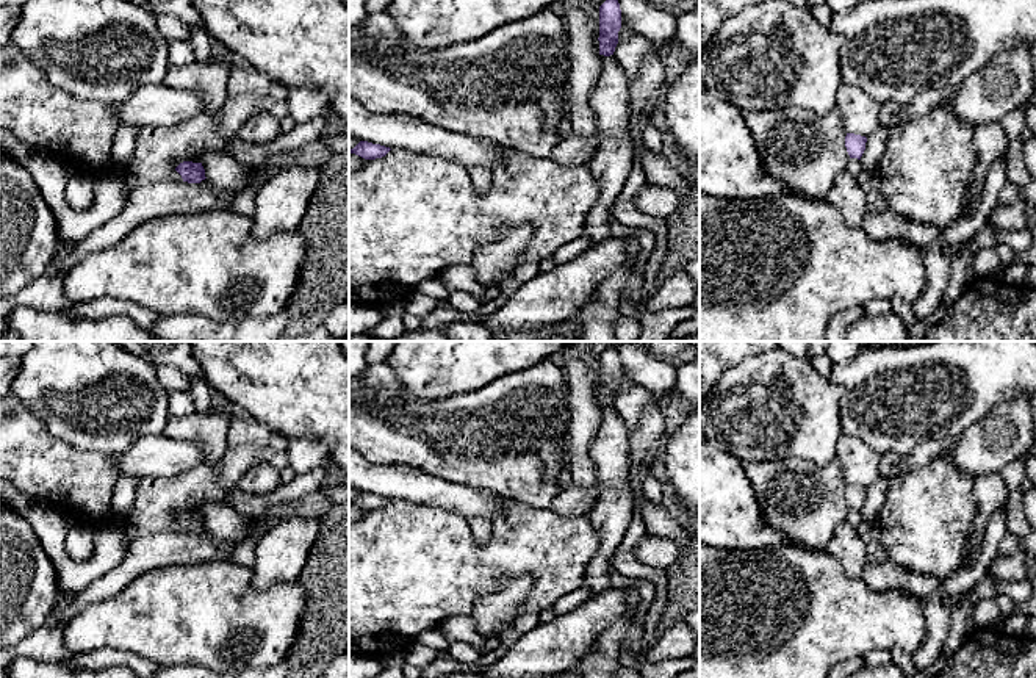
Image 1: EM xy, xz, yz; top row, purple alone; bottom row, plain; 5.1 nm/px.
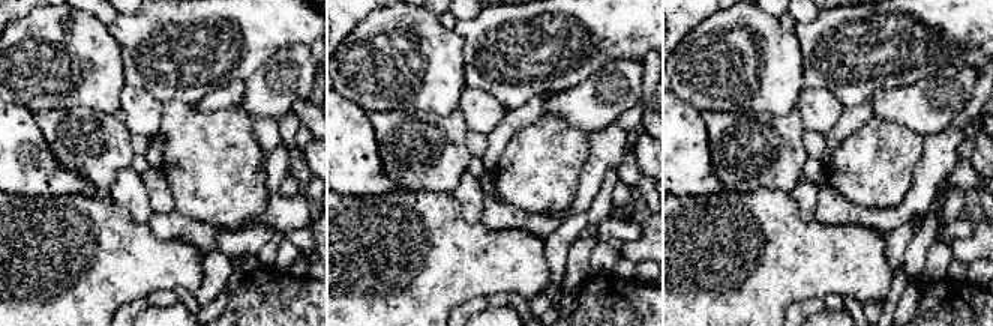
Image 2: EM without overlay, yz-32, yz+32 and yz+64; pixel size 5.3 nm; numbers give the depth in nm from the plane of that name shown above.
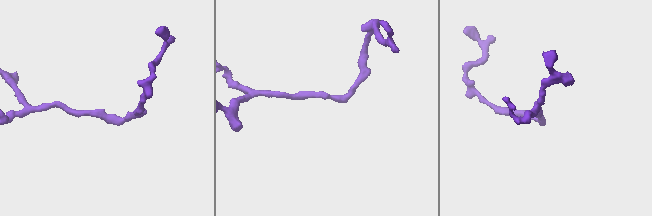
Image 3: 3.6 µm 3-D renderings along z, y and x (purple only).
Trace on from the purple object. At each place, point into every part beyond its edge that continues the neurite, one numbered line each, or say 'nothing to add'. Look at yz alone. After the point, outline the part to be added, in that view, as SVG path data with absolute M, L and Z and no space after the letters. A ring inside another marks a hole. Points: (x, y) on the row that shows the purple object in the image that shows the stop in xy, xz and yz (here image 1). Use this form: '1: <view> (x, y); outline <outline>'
nothing to add

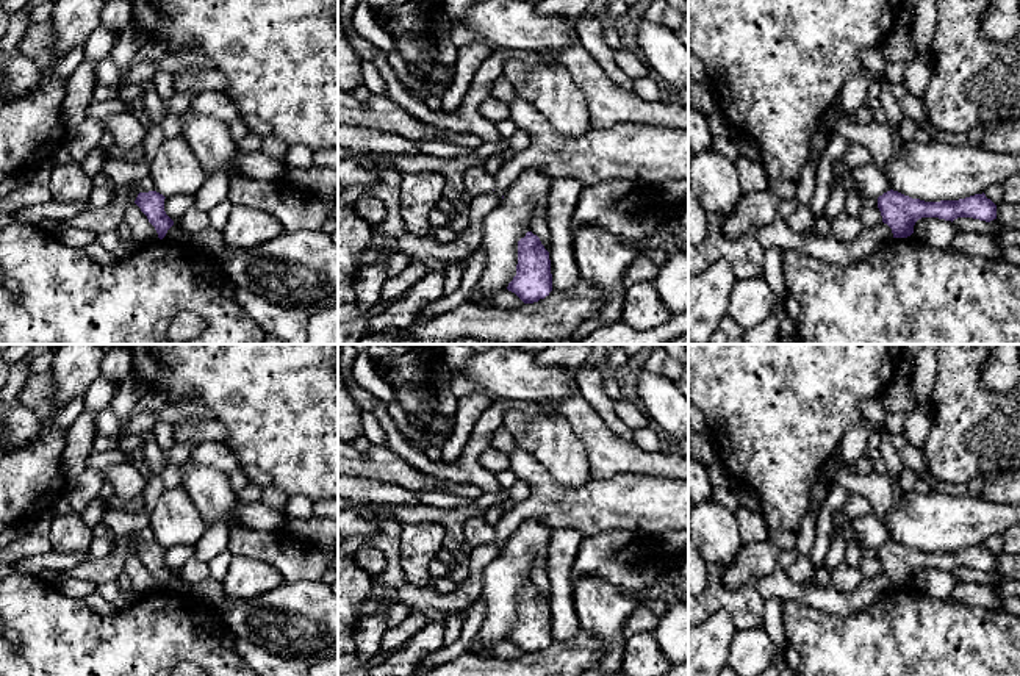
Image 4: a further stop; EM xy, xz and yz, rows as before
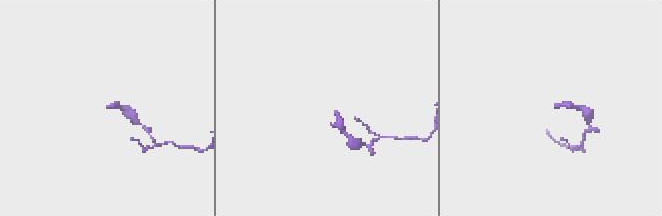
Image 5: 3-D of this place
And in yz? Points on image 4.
nothing to add

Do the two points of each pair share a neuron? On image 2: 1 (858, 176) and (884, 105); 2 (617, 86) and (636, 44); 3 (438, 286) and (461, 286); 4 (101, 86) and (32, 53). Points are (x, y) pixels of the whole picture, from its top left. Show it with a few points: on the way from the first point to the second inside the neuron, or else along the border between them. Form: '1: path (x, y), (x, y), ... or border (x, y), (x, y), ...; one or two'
1: border (875, 114), (900, 122), (912, 131); two
2: border (642, 62), (611, 59), (597, 72); two
3: path (444, 286), (455, 286); one
4: path (84, 69), (69, 57), (48, 57); one

